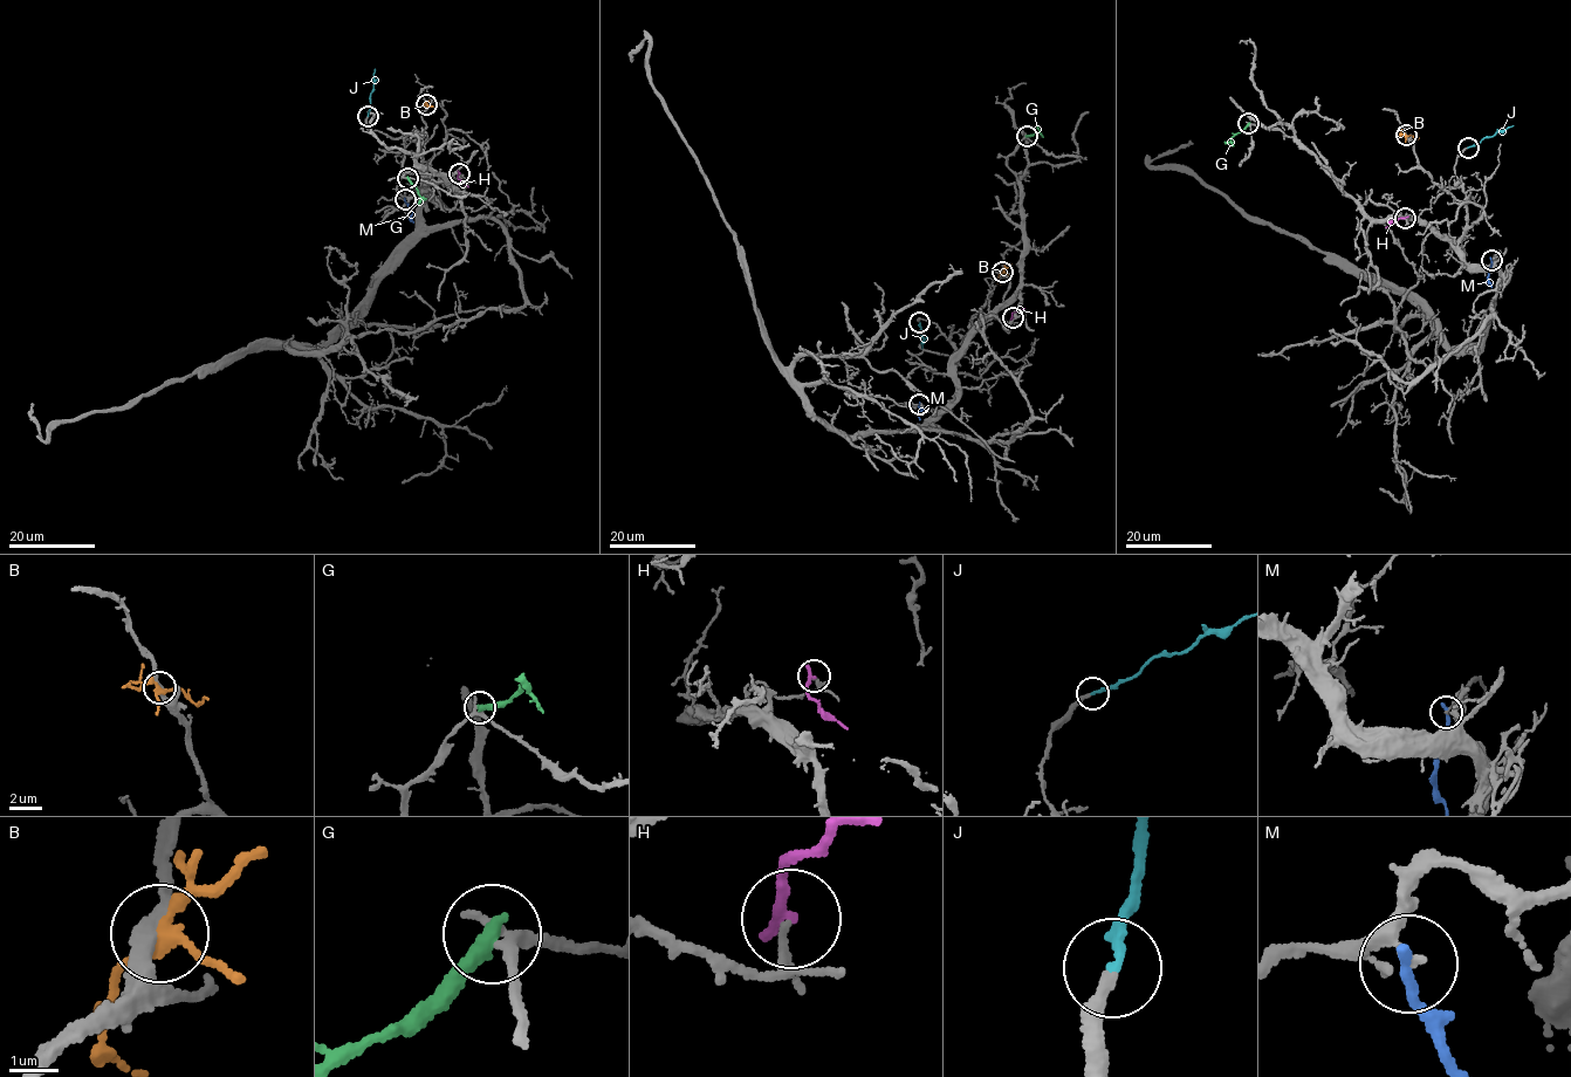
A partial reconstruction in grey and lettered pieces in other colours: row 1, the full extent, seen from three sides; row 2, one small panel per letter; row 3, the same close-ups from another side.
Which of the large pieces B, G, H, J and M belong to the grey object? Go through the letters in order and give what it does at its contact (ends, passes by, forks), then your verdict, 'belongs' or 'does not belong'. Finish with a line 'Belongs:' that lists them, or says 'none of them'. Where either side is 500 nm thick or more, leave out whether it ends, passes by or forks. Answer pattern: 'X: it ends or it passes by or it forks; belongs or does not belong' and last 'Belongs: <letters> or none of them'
B: it forks; does not belong
G: it ends; does not belong
H: it ends; does not belong
J: it ends; belongs
M: it ends; does not belong
Belongs: J

